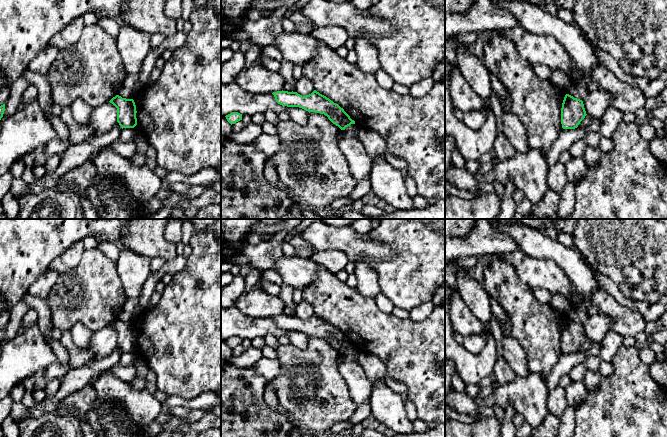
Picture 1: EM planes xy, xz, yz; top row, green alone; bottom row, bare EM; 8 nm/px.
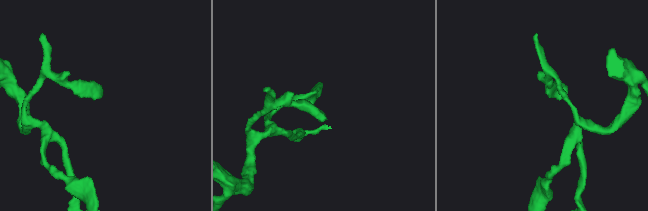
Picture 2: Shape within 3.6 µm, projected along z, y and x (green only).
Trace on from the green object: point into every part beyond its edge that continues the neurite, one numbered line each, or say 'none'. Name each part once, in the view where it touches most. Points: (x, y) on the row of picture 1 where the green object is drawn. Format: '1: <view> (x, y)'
none

